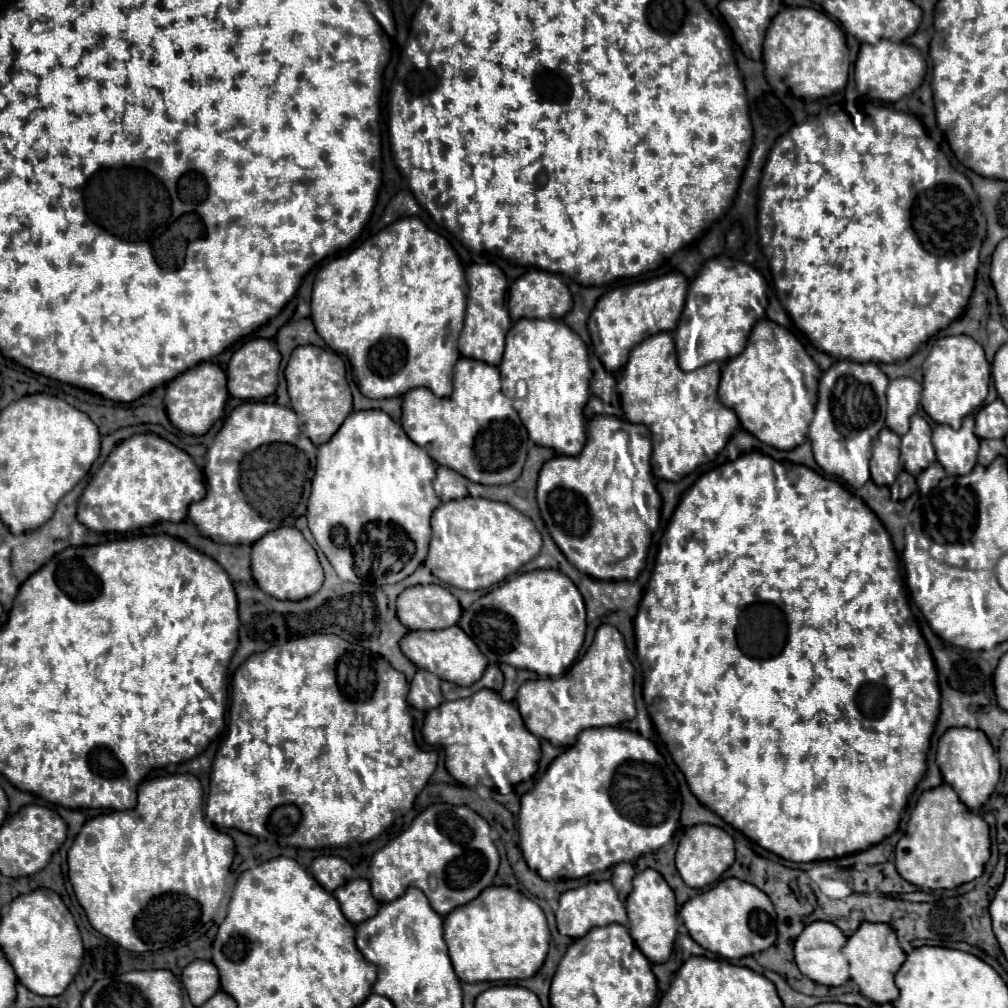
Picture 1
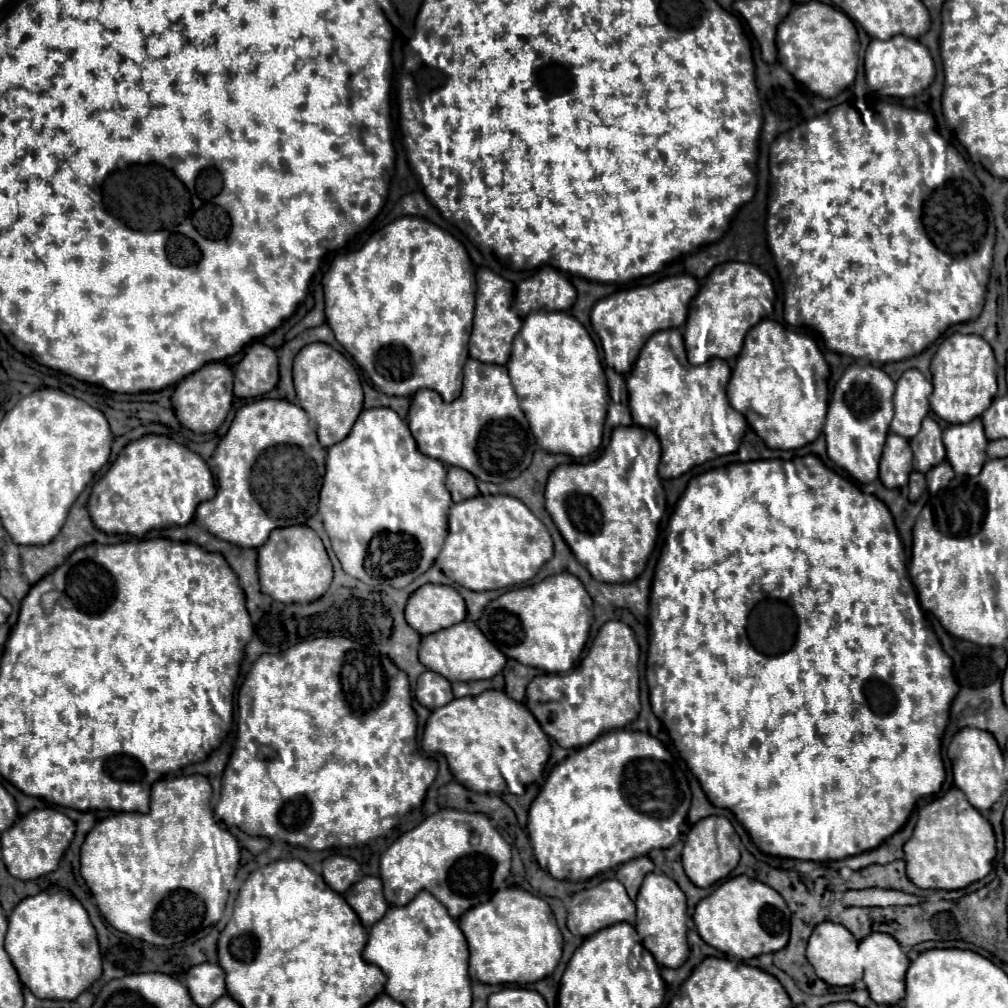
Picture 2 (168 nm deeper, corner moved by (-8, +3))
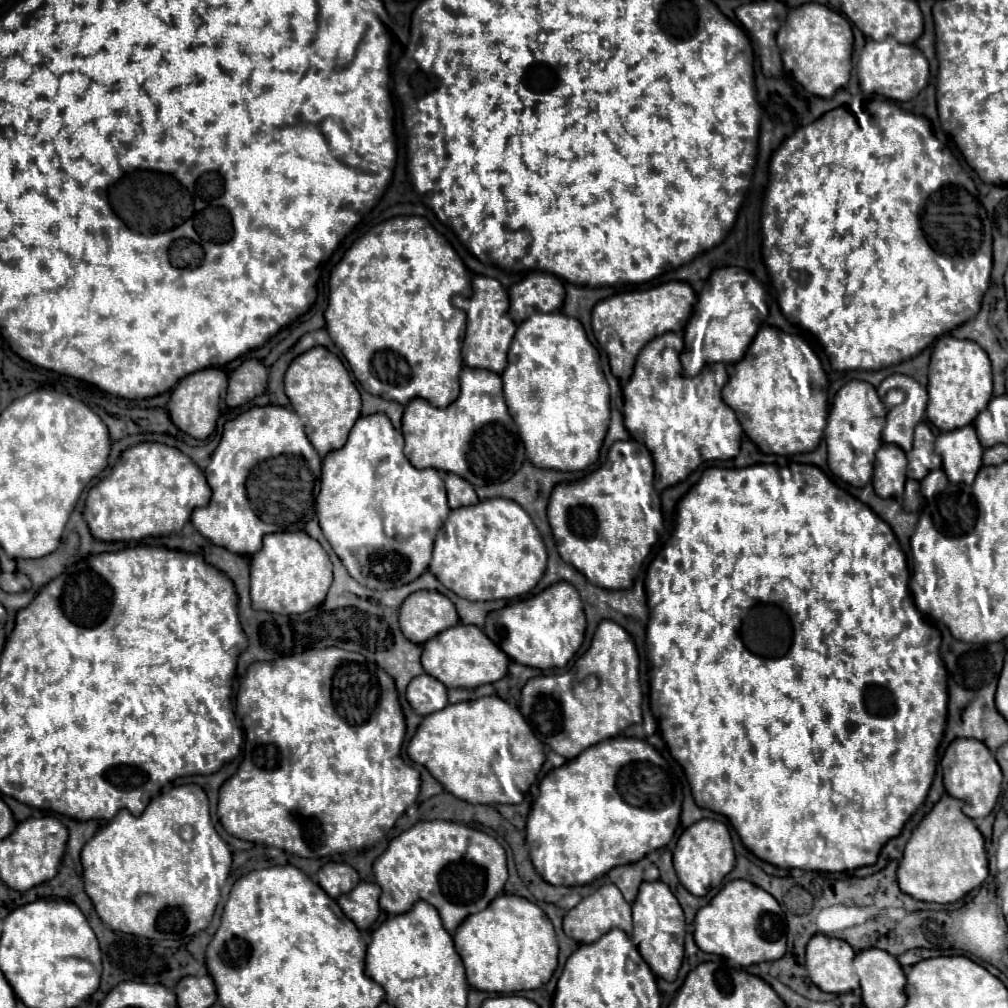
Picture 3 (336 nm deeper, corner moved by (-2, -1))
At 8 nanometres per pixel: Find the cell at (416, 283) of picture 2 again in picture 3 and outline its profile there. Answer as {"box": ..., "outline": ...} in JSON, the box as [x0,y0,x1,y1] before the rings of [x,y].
{"box":[326,217,470,407],"outline":[[[392,217],[370,229],[336,263],[328,285],[326,329],[350,369],[354,369],[354,377],[368,393],[402,405],[422,397],[434,407],[446,407],[458,397],[466,313],[452,305],[452,297],[470,295],[470,273],[452,245],[440,239],[424,217]]]}

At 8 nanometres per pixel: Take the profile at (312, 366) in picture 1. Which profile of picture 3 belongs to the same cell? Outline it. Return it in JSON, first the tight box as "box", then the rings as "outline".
{"box":[284,345,362,457],"outline":[[[316,345],[306,353],[298,355],[290,363],[284,377],[284,385],[290,405],[300,417],[304,417],[306,435],[314,445],[314,449],[320,453],[320,457],[324,457],[334,449],[340,449],[348,439],[352,425],[360,417],[360,407],[362,407],[360,393],[354,387],[340,359],[336,359],[326,347]]]}

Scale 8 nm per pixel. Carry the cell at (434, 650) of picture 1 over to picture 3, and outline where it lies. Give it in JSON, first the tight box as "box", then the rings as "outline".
{"box":[422,623,510,689],"outline":[[[458,623],[442,633],[438,633],[436,637],[432,637],[430,641],[426,641],[422,645],[422,667],[428,675],[436,677],[438,681],[442,681],[448,689],[452,687],[466,687],[466,689],[476,689],[478,685],[484,683],[494,683],[498,679],[502,679],[508,671],[508,663],[510,659],[506,657],[506,653],[502,653],[502,649],[498,649],[484,633],[480,627],[476,625],[464,625]]]}

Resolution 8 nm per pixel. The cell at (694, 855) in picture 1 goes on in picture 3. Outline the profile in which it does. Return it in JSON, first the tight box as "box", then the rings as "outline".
{"box":[674,819,734,895],"outline":[[[700,819],[694,825],[690,825],[678,839],[676,851],[674,851],[674,869],[678,873],[680,883],[692,893],[692,895],[706,895],[710,887],[716,887],[722,883],[722,879],[730,873],[734,865],[734,847],[728,833],[728,827],[720,821],[712,819]]]}

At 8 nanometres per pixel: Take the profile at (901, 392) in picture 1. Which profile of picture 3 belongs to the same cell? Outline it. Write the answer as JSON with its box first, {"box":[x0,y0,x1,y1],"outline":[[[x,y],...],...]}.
{"box":[878,373,928,451],"outline":[[[900,373],[886,377],[880,383],[878,393],[886,395],[888,389],[902,389],[906,393],[906,399],[904,399],[904,403],[890,409],[890,413],[886,417],[886,427],[882,431],[882,441],[894,443],[894,445],[902,447],[904,451],[910,451],[914,427],[916,427],[916,423],[920,423],[924,419],[928,391],[912,377],[900,375]]]}

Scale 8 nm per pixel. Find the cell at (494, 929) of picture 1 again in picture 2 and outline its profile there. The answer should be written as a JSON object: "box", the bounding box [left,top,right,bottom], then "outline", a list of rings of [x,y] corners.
{"box":[458,887,562,983],"outline":[[[518,887],[496,891],[488,903],[464,913],[458,925],[470,949],[470,977],[480,983],[536,983],[552,975],[562,957],[562,935],[548,903]]]}

